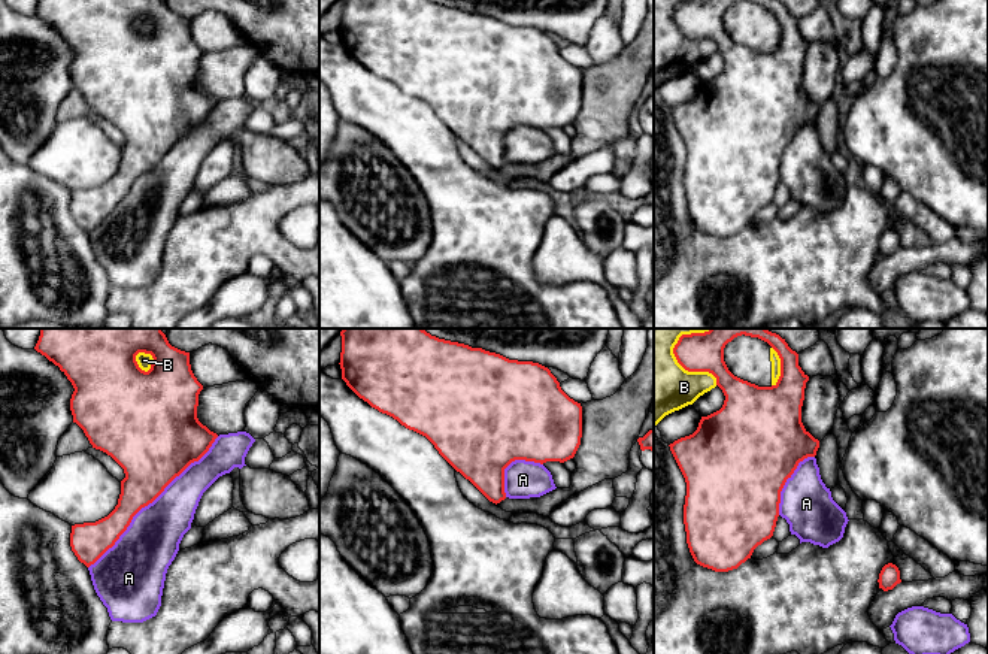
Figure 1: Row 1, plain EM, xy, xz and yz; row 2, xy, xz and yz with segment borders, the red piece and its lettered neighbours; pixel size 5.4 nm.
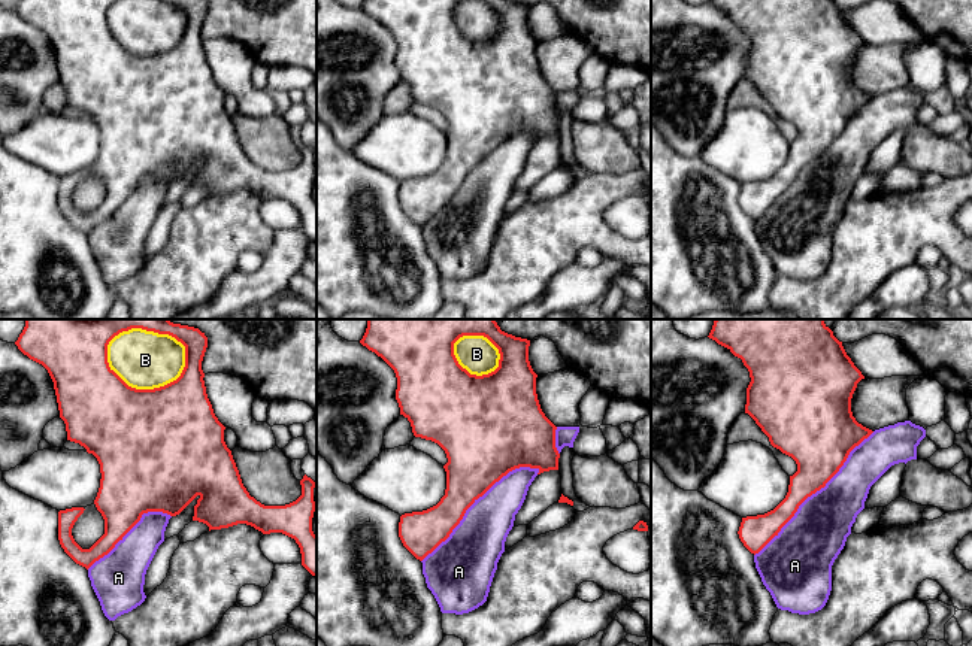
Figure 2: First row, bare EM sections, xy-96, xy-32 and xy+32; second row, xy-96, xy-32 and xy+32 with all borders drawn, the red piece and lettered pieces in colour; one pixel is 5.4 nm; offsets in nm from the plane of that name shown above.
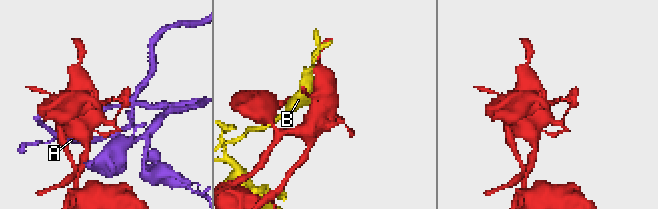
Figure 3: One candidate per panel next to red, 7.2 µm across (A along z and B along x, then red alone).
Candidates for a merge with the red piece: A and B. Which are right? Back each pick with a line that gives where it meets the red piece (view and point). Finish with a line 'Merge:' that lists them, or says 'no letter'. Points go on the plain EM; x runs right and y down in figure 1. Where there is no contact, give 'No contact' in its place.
A: Touches red at xy (151, 167)
Merge: A

